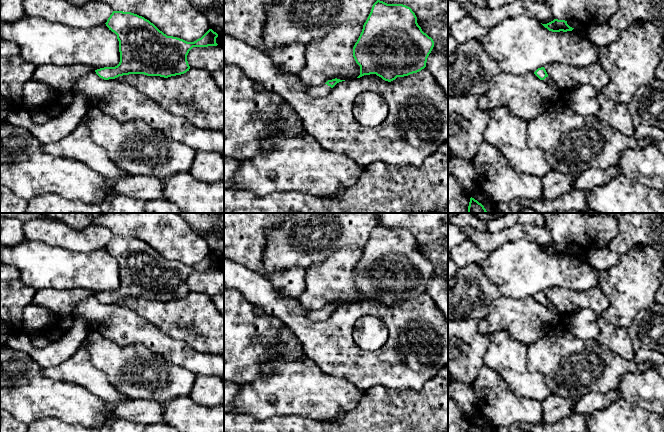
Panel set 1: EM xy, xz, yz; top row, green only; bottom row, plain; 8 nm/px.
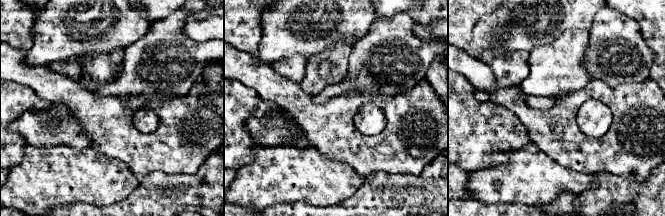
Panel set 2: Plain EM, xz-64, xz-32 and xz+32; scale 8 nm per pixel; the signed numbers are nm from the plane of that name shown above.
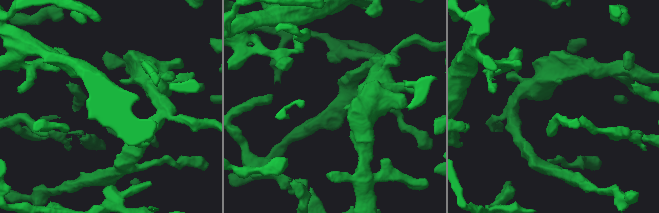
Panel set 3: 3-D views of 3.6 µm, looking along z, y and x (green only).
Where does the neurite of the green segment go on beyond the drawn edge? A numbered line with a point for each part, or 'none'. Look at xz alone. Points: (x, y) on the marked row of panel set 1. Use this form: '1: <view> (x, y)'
1: xz (318, 91)

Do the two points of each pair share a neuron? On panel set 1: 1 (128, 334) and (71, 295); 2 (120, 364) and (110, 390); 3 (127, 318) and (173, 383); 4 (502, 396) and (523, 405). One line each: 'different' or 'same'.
1: different
2: different
3: different
4: same

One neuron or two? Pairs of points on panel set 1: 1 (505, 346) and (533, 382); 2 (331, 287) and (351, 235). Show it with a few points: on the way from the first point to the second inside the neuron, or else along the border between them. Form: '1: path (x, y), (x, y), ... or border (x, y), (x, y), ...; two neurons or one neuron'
1: path (506, 355), (524, 373); one neuron
2: border (362, 248), (342, 247), (327, 259); two neurons

